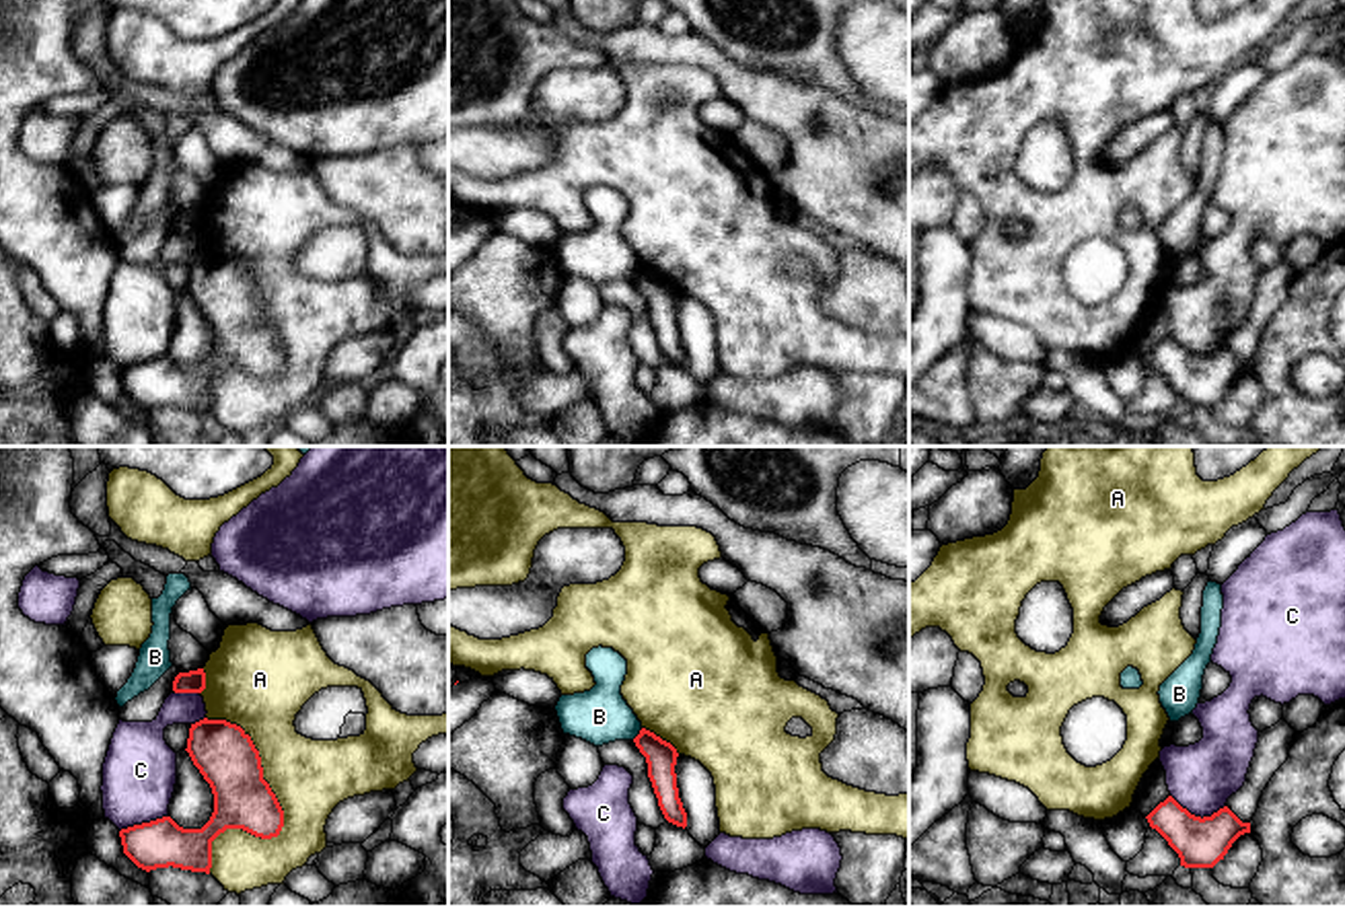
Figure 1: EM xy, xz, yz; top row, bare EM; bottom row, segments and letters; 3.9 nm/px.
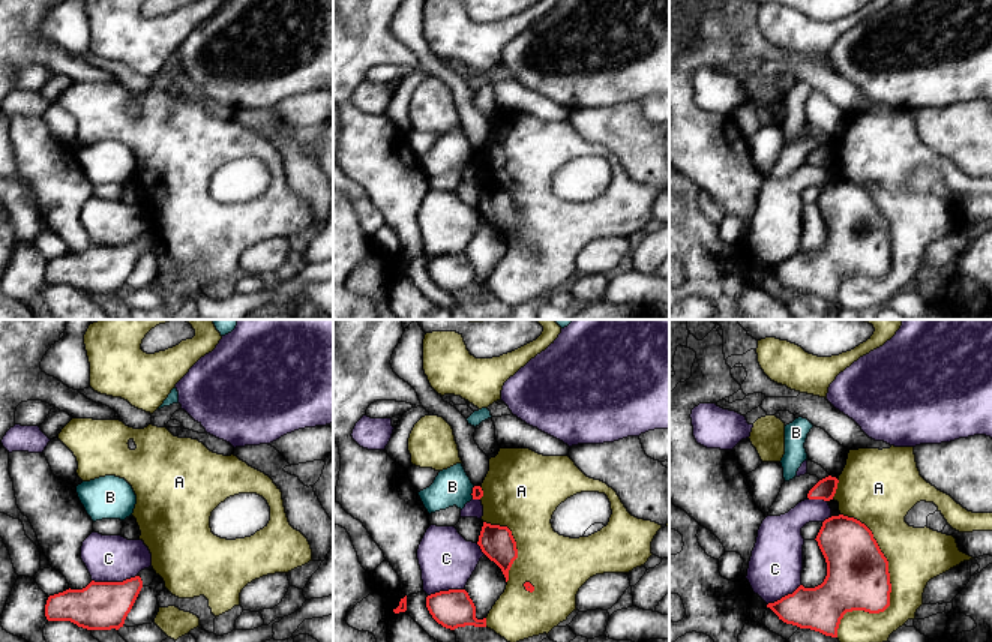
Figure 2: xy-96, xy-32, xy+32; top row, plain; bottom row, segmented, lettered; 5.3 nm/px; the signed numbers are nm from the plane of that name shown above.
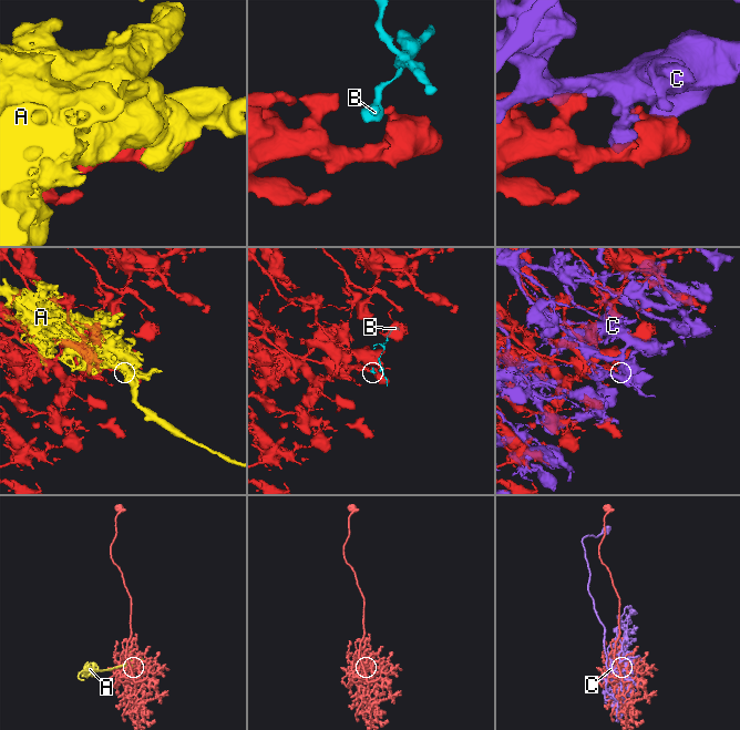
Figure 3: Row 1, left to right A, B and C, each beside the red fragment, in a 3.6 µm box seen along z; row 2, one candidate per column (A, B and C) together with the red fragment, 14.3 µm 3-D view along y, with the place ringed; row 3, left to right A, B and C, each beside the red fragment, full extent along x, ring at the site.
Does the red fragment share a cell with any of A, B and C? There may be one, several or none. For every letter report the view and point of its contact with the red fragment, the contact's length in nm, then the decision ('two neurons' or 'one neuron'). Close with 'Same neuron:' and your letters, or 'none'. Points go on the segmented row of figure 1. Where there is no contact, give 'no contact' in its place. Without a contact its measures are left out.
A: xy (282, 813) | 600 nm | two neurons
B: xz (638, 735) | 60 nm | two neurons
C: yz (1197, 817) | 220 nm | two neurons
Same neuron: none

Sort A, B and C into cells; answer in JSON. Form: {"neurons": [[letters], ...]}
{"neurons": [["A"], ["B"], ["C"]]}

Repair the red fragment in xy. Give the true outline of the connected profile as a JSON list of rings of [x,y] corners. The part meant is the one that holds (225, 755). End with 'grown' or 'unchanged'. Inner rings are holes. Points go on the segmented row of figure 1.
[[[226,720],[191,724],[187,749],[214,794],[214,812],[202,829],[183,829],[171,817],[119,831],[123,854],[142,870],[181,868],[210,874],[212,841],[226,829],[278,837],[284,810],[263,779],[251,736]]]; unchanged

